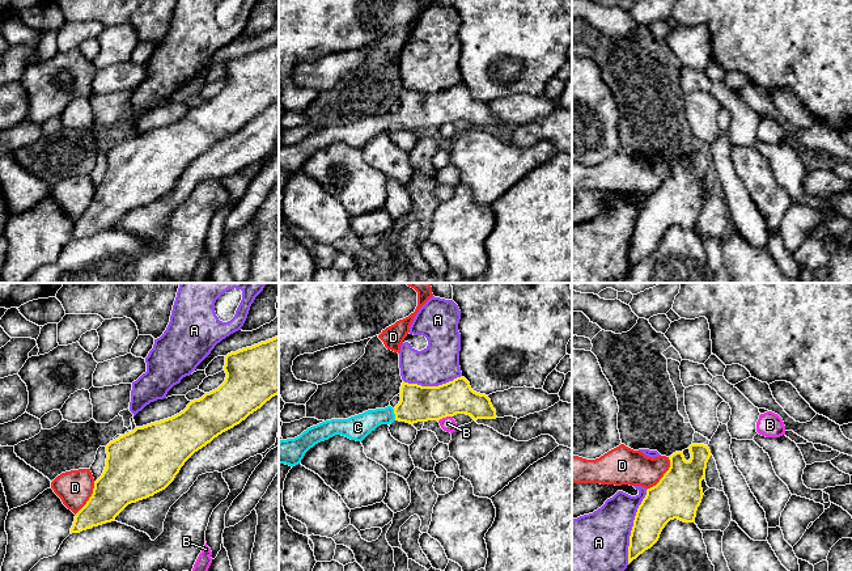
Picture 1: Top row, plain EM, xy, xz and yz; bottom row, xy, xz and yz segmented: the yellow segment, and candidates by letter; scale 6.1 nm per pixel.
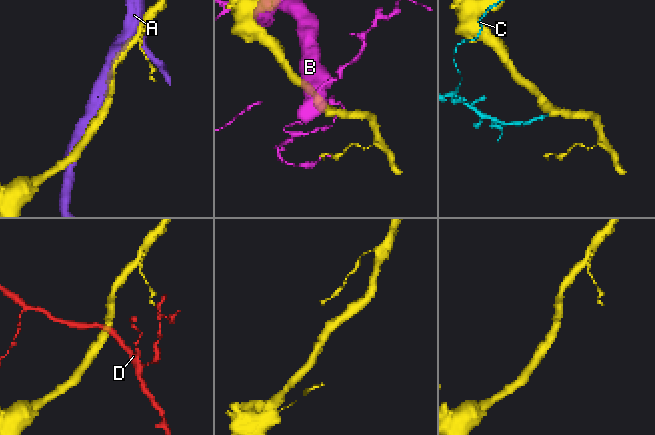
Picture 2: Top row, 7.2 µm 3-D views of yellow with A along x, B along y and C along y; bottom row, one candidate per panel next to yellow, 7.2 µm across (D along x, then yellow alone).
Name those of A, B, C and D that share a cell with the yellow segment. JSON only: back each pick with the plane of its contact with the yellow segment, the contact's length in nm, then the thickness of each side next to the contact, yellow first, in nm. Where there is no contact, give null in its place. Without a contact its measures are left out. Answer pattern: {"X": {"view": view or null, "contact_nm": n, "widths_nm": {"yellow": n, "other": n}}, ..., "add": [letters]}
{"C": {"view": "xz", "contact_nm": 70, "widths_nm": {"yellow": 220, "other": 150}}, "add": ["C"]}

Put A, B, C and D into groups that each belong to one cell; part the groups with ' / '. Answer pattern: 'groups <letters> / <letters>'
groups A / B / C / D

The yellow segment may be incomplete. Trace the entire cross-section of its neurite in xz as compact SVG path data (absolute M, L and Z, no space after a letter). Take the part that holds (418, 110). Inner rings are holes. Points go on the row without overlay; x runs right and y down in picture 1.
M462 83L438 93L421 93L403 88L399 101L400 107L394 115L387 113L368 117L348 126L326 127L308 135L294 145L280 147L279 170L293 174L301 169L310 155L321 148L335 141L363 148L378 132L390 131L394 127L414 131L438 128L457 120L470 122L474 127L497 124L488 102L474 98Z

